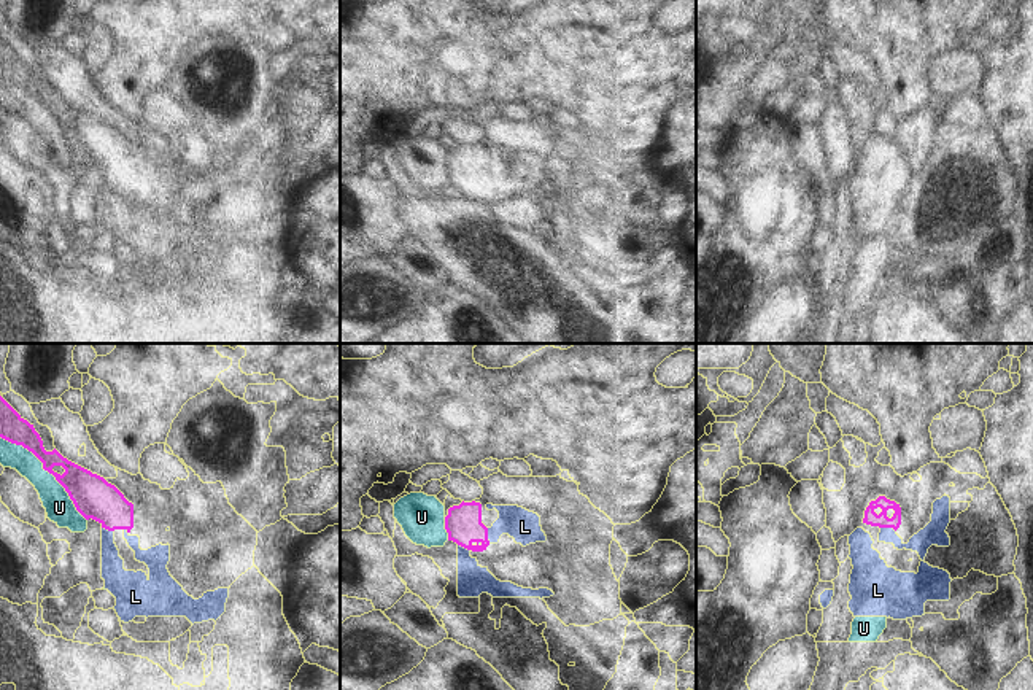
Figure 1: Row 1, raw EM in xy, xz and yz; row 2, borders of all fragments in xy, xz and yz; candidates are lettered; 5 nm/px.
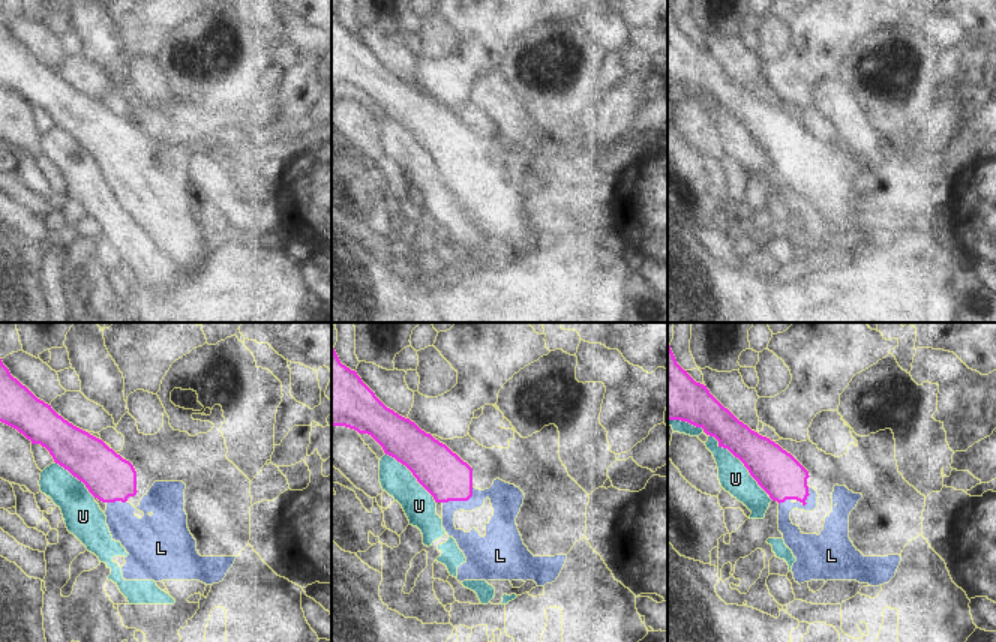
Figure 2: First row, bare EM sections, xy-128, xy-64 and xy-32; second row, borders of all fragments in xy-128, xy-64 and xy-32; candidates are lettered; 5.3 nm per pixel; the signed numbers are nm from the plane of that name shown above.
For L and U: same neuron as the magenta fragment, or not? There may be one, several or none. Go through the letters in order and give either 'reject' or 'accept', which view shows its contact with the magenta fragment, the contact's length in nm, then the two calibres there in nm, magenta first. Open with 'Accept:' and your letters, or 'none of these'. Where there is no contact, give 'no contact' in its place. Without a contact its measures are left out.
Accept: L
L: accept; contact in xz; length 80 nm; calibres 190 and 160 nm
U: reject; contact in xy; length 600 nm; calibres 200 and 140 nm

